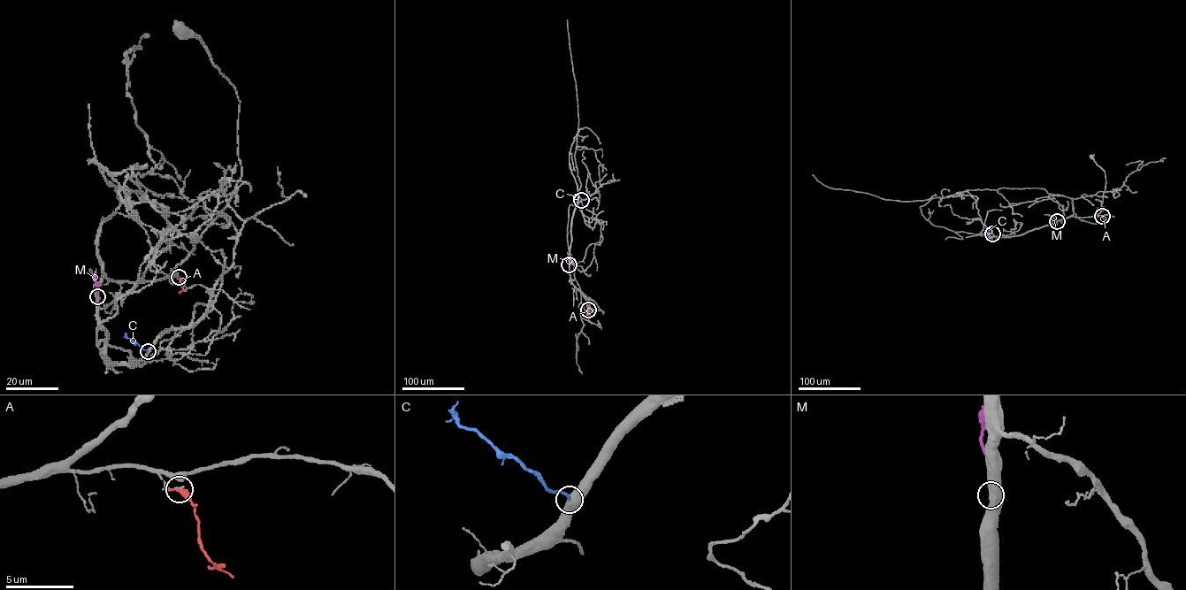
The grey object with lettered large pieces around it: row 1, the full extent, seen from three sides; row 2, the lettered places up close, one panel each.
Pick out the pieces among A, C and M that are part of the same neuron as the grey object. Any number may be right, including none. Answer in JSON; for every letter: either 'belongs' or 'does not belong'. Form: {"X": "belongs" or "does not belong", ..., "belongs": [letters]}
{"A": "does not belong", "C": "belongs", "M": "does not belong", "belongs": ["C"]}

